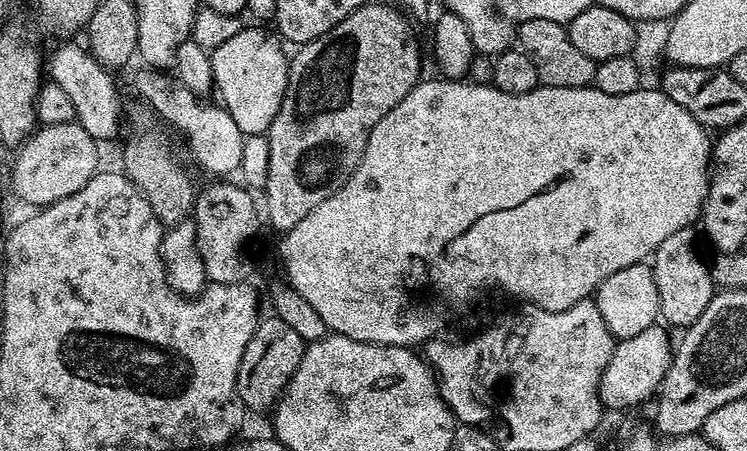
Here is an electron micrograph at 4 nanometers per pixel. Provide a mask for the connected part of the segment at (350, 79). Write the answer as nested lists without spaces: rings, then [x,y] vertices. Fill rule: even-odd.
[[[361,3],[360,7],[355,8],[349,16],[342,18],[342,22],[338,22],[338,26],[334,26],[334,30],[322,34],[322,38],[314,38],[314,42],[301,44],[295,49],[296,56],[294,52],[288,65],[288,85],[286,94],[282,98],[282,106],[266,133],[270,146],[270,170],[266,174],[266,182],[262,189],[262,195],[264,195],[262,208],[263,211],[264,208],[268,211],[268,220],[277,228],[277,233],[288,232],[295,224],[302,222],[302,218],[306,218],[306,214],[310,214],[310,210],[314,210],[314,206],[318,206],[318,202],[326,202],[326,198],[330,198],[330,194],[334,194],[349,180],[366,150],[366,142],[370,138],[374,126],[378,126],[378,122],[382,118],[386,118],[386,114],[390,114],[394,110],[394,106],[398,106],[398,102],[402,102],[402,98],[406,98],[406,94],[410,94],[412,87],[420,83],[422,79],[420,44],[416,41],[415,30],[412,29],[413,21],[395,3],[392,4]]]

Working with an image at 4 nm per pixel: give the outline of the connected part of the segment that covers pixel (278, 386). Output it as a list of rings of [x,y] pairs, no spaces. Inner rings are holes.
[[[274,314],[261,319],[250,342],[246,342],[246,354],[242,354],[242,366],[238,366],[236,393],[249,413],[275,409],[276,402],[284,393],[284,387],[294,378],[298,362],[302,362],[306,342],[291,326],[279,320]]]

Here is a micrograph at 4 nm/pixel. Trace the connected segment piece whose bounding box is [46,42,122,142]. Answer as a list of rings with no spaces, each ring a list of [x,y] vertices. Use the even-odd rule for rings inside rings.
[[[64,42],[61,48],[56,48],[52,52],[52,57],[47,57],[46,72],[50,75],[51,83],[62,86],[66,90],[70,102],[74,106],[76,115],[75,123],[86,130],[92,139],[97,142],[108,140],[116,131],[122,128],[122,112],[120,116],[120,92],[116,89],[116,84],[112,81],[113,73],[103,67],[92,57],[87,47],[80,48],[76,42]]]

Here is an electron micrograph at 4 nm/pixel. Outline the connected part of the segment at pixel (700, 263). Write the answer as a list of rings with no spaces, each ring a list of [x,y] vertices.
[[[691,227],[670,234],[670,238],[666,238],[666,242],[662,242],[662,246],[658,246],[658,250],[650,257],[654,286],[658,286],[660,314],[663,323],[673,329],[687,330],[694,322],[698,322],[698,318],[702,318],[702,310],[710,306],[714,295],[714,272],[709,261],[707,264],[700,253],[696,232],[697,229]]]

